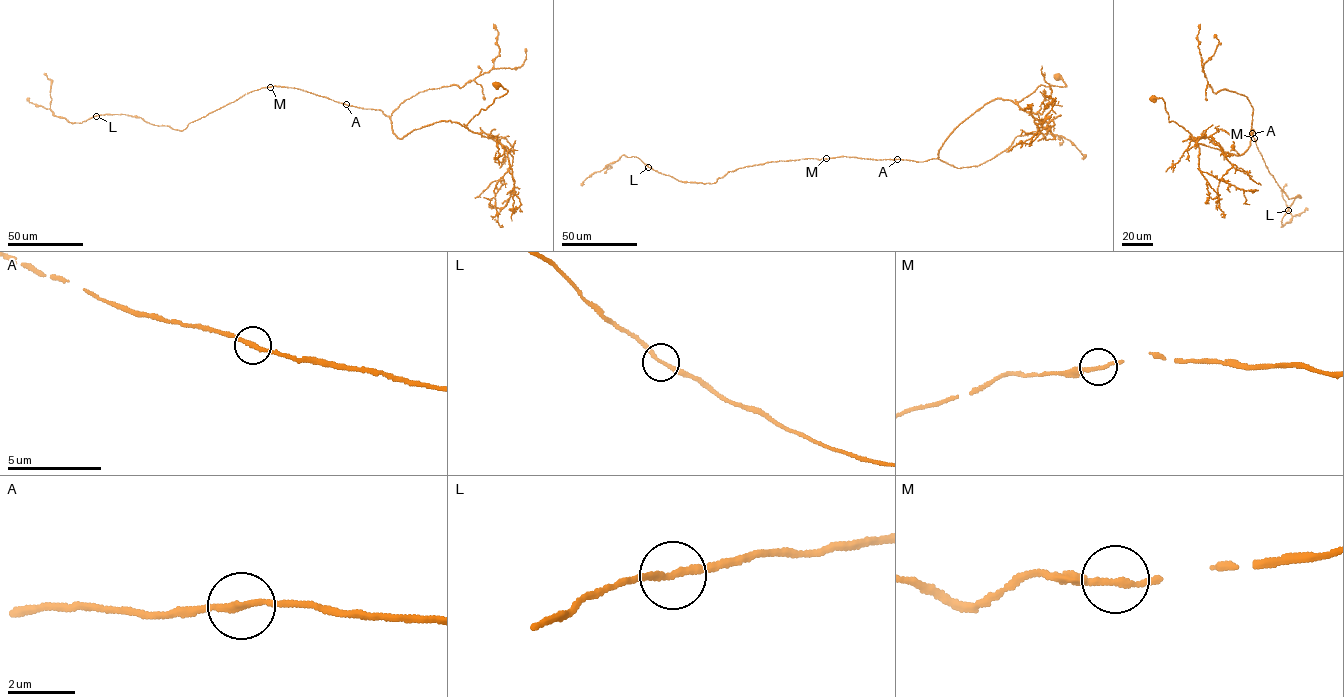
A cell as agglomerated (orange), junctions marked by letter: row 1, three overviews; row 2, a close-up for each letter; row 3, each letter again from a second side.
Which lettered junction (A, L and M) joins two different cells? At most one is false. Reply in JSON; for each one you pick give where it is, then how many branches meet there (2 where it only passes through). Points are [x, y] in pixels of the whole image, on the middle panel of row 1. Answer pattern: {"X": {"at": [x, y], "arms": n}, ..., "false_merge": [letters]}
{"false_merge": []}

